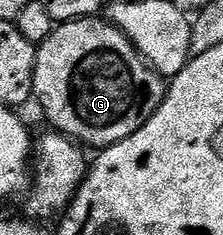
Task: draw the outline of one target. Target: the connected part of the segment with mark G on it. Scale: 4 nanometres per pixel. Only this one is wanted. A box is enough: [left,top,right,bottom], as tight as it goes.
[34,16,168,149]

